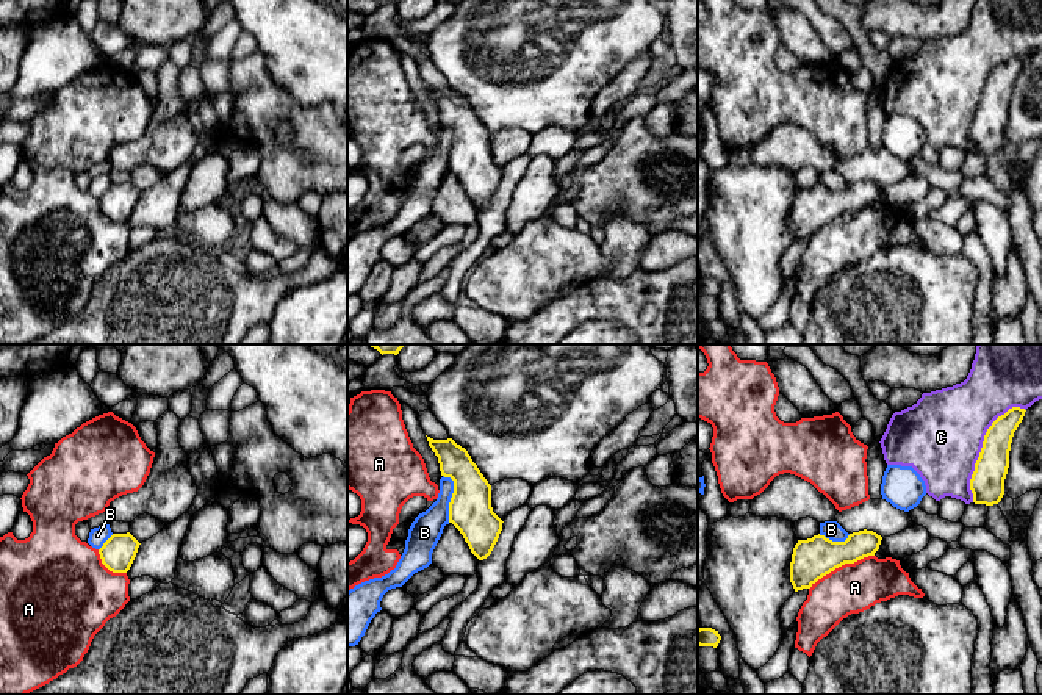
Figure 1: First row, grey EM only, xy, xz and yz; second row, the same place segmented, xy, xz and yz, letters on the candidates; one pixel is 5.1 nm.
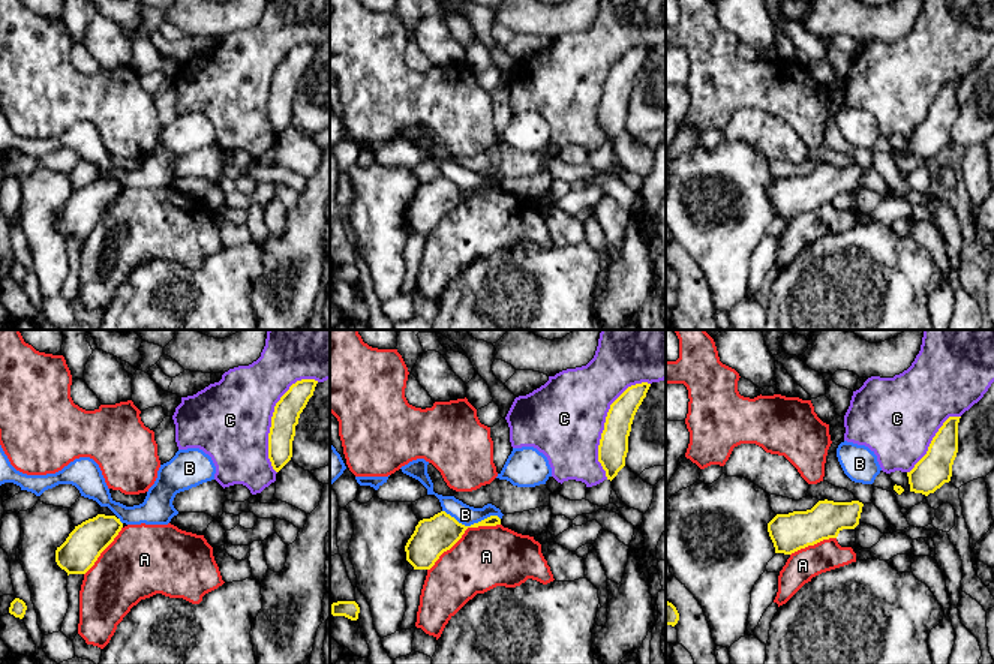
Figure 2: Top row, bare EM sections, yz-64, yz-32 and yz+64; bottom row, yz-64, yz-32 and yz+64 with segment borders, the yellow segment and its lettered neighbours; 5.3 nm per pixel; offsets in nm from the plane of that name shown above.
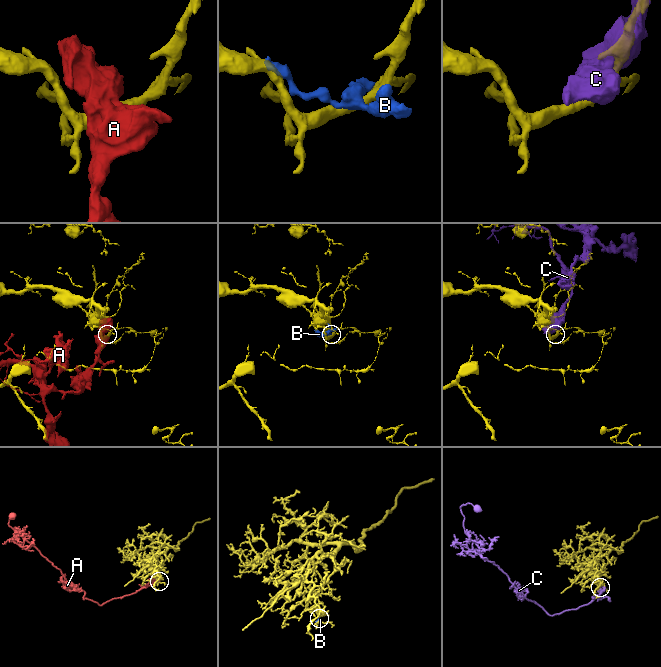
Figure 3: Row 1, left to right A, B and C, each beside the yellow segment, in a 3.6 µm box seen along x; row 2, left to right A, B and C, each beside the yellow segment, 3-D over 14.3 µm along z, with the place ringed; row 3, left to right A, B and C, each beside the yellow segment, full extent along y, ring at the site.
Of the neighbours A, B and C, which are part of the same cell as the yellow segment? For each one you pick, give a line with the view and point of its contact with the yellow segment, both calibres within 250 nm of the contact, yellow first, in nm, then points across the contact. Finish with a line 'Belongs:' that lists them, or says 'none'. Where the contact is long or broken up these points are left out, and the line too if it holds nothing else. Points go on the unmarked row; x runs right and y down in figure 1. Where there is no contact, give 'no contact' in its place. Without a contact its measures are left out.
Belongs: none

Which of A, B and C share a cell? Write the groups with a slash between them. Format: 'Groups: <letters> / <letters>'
Groups: A / B / C

